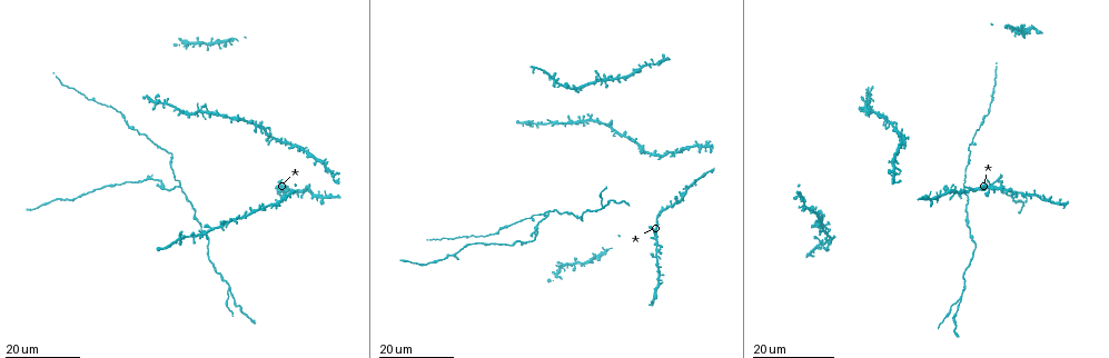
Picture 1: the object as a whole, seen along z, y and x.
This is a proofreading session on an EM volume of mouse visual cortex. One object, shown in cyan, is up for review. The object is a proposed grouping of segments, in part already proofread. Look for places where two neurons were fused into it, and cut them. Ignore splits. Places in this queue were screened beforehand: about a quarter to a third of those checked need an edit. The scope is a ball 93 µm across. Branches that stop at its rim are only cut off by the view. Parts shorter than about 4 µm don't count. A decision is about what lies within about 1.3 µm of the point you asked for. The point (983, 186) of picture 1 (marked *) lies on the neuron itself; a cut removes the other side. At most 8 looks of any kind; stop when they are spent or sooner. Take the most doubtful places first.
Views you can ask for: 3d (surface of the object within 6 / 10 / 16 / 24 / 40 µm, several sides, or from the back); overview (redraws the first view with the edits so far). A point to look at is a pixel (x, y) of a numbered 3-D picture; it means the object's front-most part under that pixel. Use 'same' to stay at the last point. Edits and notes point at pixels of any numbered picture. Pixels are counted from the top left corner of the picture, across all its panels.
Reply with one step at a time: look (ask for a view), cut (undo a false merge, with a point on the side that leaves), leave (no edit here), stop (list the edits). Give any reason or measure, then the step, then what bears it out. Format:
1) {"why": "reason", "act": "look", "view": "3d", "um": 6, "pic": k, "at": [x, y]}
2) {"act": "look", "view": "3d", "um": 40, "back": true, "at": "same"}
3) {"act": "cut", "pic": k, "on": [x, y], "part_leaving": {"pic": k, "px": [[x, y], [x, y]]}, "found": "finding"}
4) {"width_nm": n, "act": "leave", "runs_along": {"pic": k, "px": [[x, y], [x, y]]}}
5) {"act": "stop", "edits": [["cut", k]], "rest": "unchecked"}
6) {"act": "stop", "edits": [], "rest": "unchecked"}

{"why": "three arms meet", "act": "look", "view": "3d", "um": 24, "pic": 1, "at": [964, 185]}

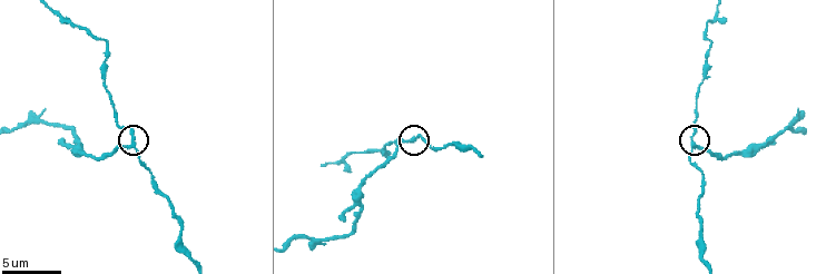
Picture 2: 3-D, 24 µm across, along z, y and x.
{"act": "look", "view": "3d", "um": 10, "pic": 2, "at": [130, 144]}

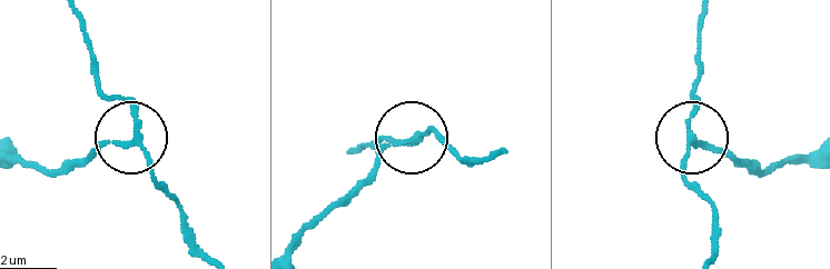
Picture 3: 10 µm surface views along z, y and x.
{"act": "cut", "pic": 3, "on": [95, 152], "part_leaving": {"pic": 3, "px": [[122, 143], [46, 172], [10, 150]]}, "found": "two neurons meet here"}

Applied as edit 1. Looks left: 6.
{"why": "two arms in line, one across", "act": "look", "view": "3d", "um": 16, "pic": 1, "at": [959, 296]}

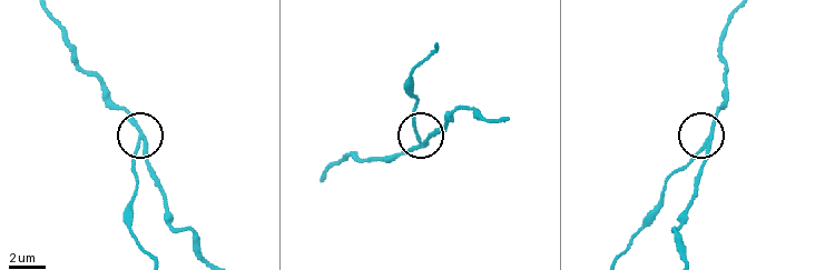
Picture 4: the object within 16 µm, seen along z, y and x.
{"act": "look", "view": "3d", "um": 10, "pic": 4, "at": [703, 148]}

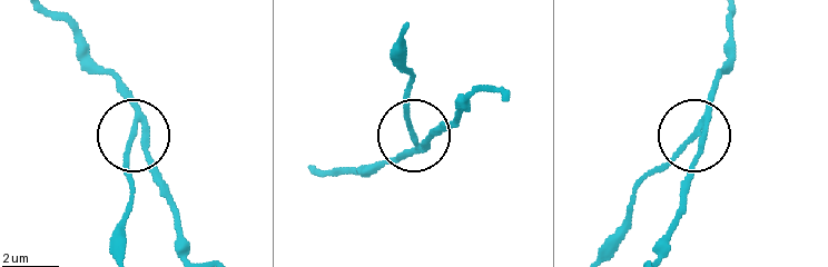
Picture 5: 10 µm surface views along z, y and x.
{"act": "look", "view": "3d", "um": 6, "pic": 5, "at": [134, 136]}

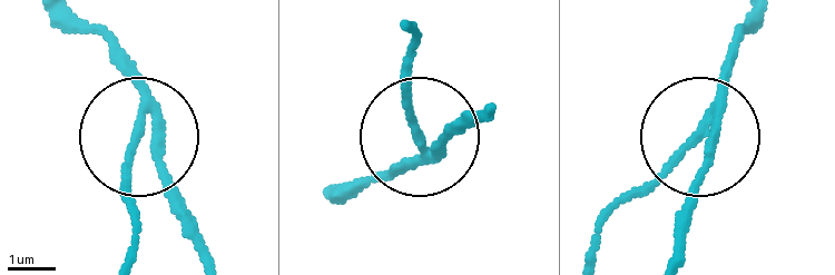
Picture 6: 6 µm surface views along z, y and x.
{"arms": 3, "act": "cut", "pic": 6, "on": [129, 158], "part_leaving": {"pic": 6, "px": [[144, 111], [131, 251]]}, "found": "two neurons meet here"}

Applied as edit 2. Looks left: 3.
{"act": "look", "view": "3d", "um": 24, "pic": 1, "at": [198, 223]}

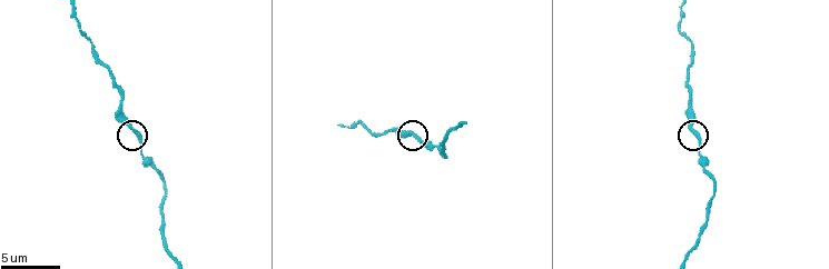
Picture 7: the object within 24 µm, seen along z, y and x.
{"act": "look", "view": "3d", "um": 10, "pic": 7, "at": [140, 138]}

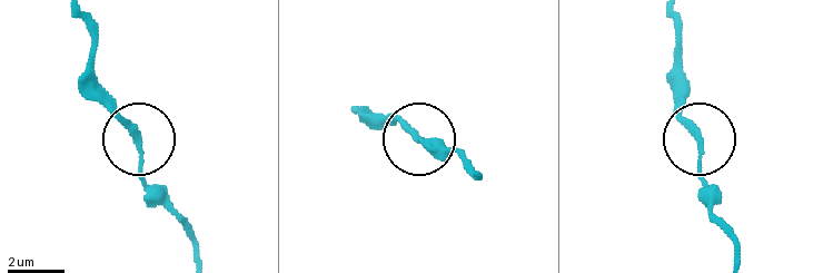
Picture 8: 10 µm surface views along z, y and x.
{"width_nm": 210, "act": "leave", "found": "continuous, no second neuron"}

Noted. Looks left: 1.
{"act": "stop", "edits": [["cut", 3], ["cut", 6]], "rest": "unchecked"}

